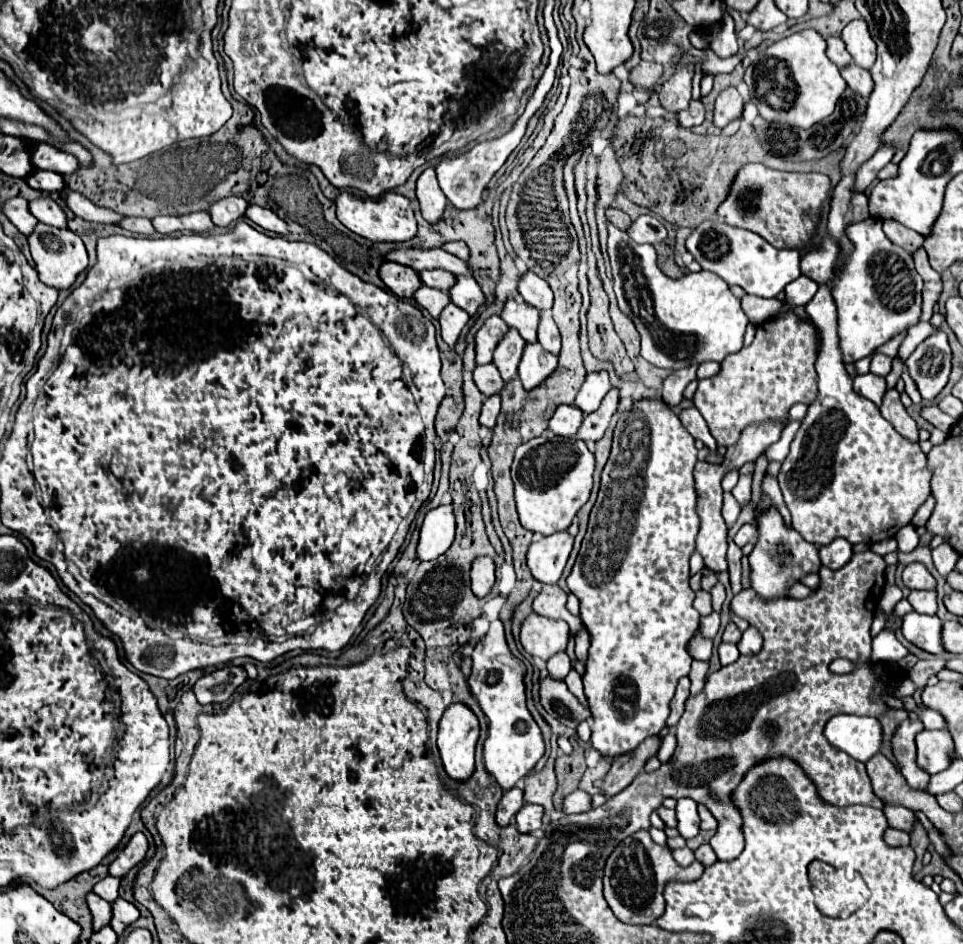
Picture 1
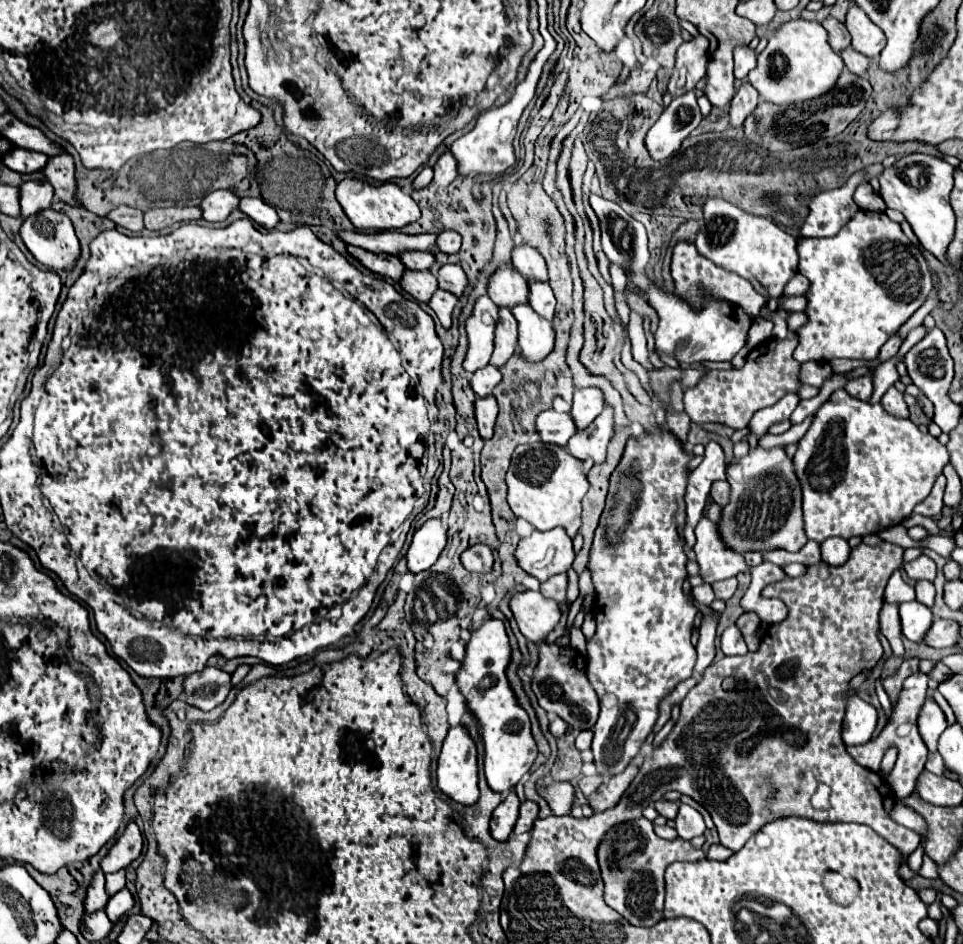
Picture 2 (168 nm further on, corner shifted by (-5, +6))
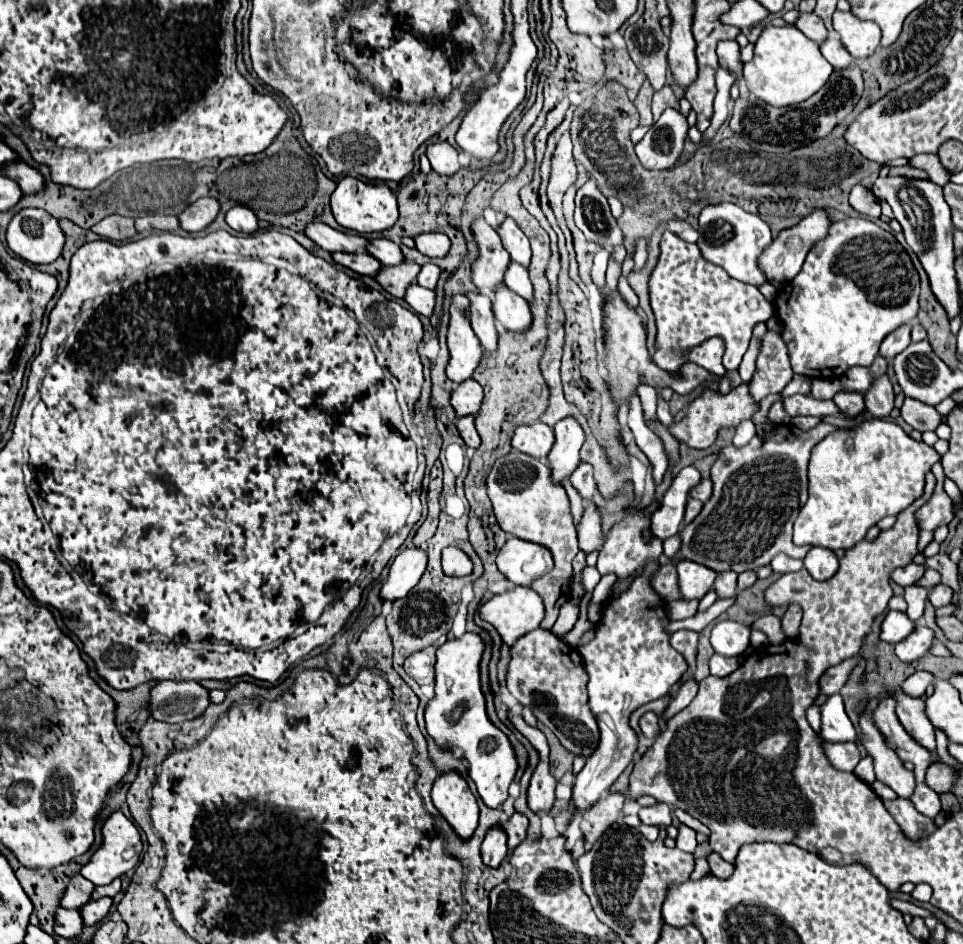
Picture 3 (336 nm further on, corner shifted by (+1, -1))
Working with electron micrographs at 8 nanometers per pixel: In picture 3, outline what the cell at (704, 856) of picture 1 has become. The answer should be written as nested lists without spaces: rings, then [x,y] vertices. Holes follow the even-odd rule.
[[[709,854],[709,868],[711,868],[711,872],[717,876],[717,878],[729,878],[731,874],[733,874],[733,866],[729,864],[729,862],[725,862],[719,854]]]

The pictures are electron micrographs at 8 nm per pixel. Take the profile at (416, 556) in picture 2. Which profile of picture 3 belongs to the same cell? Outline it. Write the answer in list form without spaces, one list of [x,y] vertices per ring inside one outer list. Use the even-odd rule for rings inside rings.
[[[405,548],[391,564],[389,576],[385,584],[381,586],[379,598],[383,602],[387,600],[399,600],[409,594],[409,590],[421,580],[427,566],[427,554],[419,548]]]

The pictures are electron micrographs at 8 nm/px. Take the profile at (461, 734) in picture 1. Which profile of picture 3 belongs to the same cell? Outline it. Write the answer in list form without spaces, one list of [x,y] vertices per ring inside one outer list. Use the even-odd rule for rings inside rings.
[[[457,772],[443,774],[433,784],[431,798],[455,834],[461,840],[469,840],[479,822],[479,806],[467,782]]]

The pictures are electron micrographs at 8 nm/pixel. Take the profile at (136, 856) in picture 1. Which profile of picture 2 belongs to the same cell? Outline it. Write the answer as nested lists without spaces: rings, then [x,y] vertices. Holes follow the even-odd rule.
[[[129,823],[125,833],[117,839],[117,843],[111,847],[107,857],[101,861],[103,873],[115,873],[119,869],[125,869],[129,863],[133,863],[143,849],[143,837],[135,823]]]

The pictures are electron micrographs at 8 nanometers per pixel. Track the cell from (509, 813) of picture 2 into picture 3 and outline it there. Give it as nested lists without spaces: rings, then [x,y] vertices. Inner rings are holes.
[[[491,828],[481,844],[483,862],[489,868],[497,868],[507,856],[507,836],[501,828]]]

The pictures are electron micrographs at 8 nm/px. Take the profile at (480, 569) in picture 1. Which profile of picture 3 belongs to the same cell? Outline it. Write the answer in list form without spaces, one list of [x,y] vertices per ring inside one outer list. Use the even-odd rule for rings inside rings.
[[[455,546],[443,548],[441,568],[443,568],[445,576],[467,576],[473,570],[467,554],[461,548],[455,548]]]

